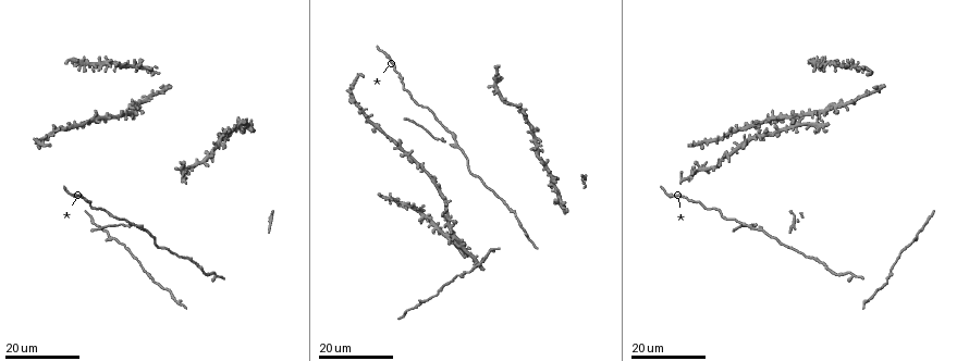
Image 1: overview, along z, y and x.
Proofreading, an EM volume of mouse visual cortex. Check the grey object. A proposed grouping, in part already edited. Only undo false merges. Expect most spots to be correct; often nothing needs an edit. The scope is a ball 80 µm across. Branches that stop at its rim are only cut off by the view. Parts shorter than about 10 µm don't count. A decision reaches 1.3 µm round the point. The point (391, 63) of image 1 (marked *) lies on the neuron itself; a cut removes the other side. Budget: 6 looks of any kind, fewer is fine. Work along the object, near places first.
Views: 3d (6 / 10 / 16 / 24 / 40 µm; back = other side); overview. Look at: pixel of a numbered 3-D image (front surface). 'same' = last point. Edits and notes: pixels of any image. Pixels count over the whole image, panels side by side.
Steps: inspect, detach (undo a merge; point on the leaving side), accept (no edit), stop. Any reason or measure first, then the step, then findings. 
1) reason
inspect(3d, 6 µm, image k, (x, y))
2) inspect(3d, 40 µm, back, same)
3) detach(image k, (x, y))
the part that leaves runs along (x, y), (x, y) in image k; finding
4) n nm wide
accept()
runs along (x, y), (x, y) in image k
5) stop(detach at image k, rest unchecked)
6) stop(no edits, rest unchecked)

inspect(3d, 16 µm, image 1, (703, 167))

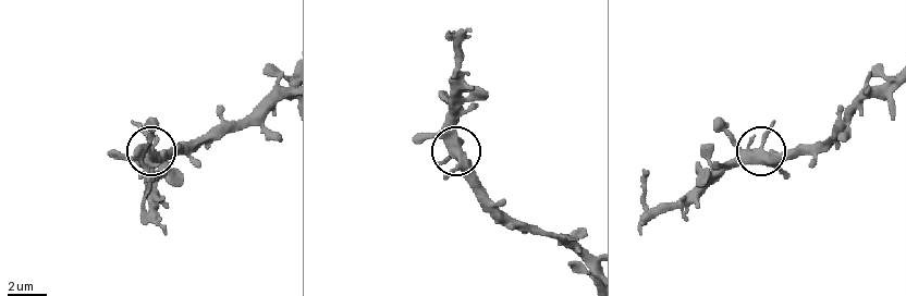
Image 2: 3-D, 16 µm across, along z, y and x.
zoom in
inspect(3d, 10 µm, image 2, (766, 158))

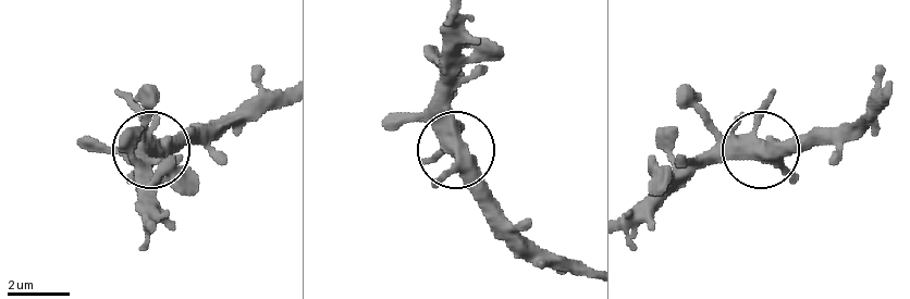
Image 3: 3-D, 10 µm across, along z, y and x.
5 arms
accept()
one neuron here

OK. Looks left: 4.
three-way junction
inspect(3d, 16 µm, image 1, (458, 146))

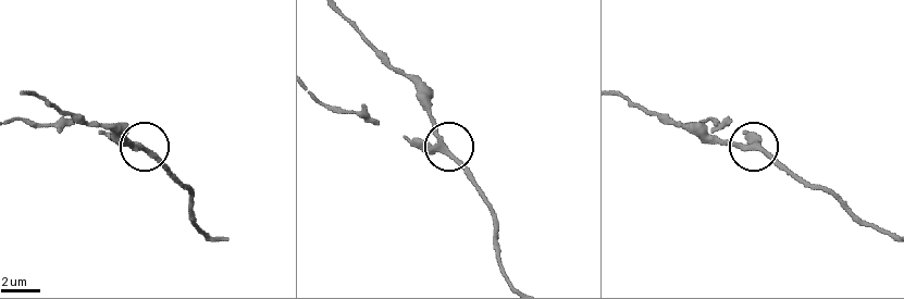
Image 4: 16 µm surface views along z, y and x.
zoom in
inspect(3d, 10 µm, image 4, (754, 146))

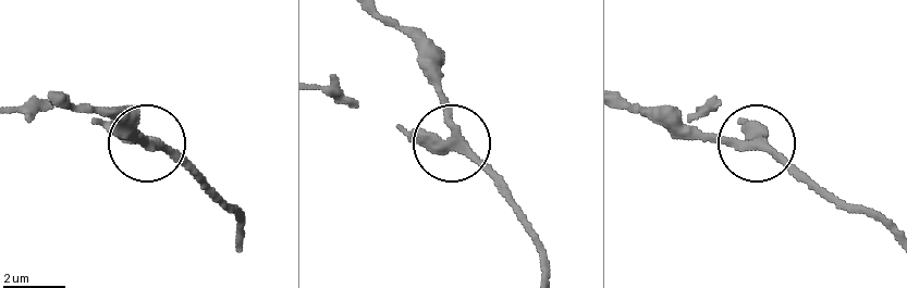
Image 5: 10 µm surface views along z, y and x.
side arm 17 µm
accept()
all the same neuron

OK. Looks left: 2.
sudden change in width
inspect(3d, 24 µm, image 1, (812, 259))

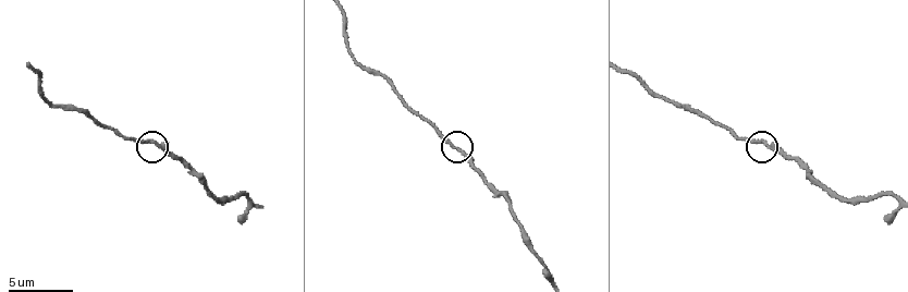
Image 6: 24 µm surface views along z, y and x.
zoom in
inspect(3d, 6 µm, image 6, (154, 143))

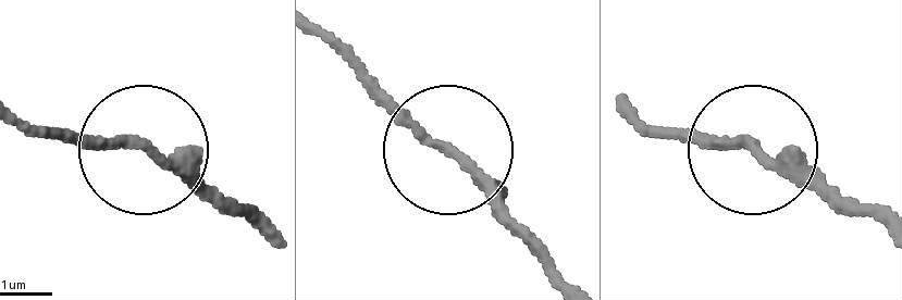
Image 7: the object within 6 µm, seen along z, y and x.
accept()
runs along (16, 112), (134, 147), (220, 212) in image 7; all the same neuron

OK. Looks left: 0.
stop(no edits, rest unchecked)

